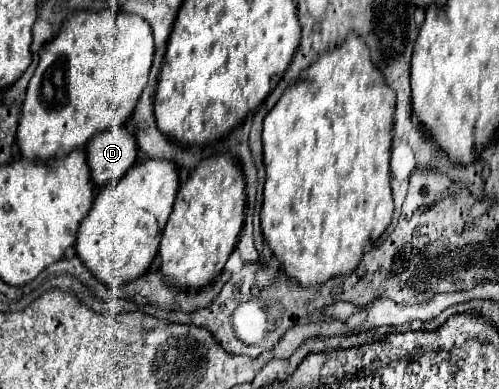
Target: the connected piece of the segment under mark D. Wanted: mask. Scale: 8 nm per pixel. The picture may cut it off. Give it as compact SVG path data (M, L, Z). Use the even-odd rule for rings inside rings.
M124 126L96 134L86 146L86 164L90 166L92 182L96 186L118 182L134 164L136 154L138 146L134 136Z

